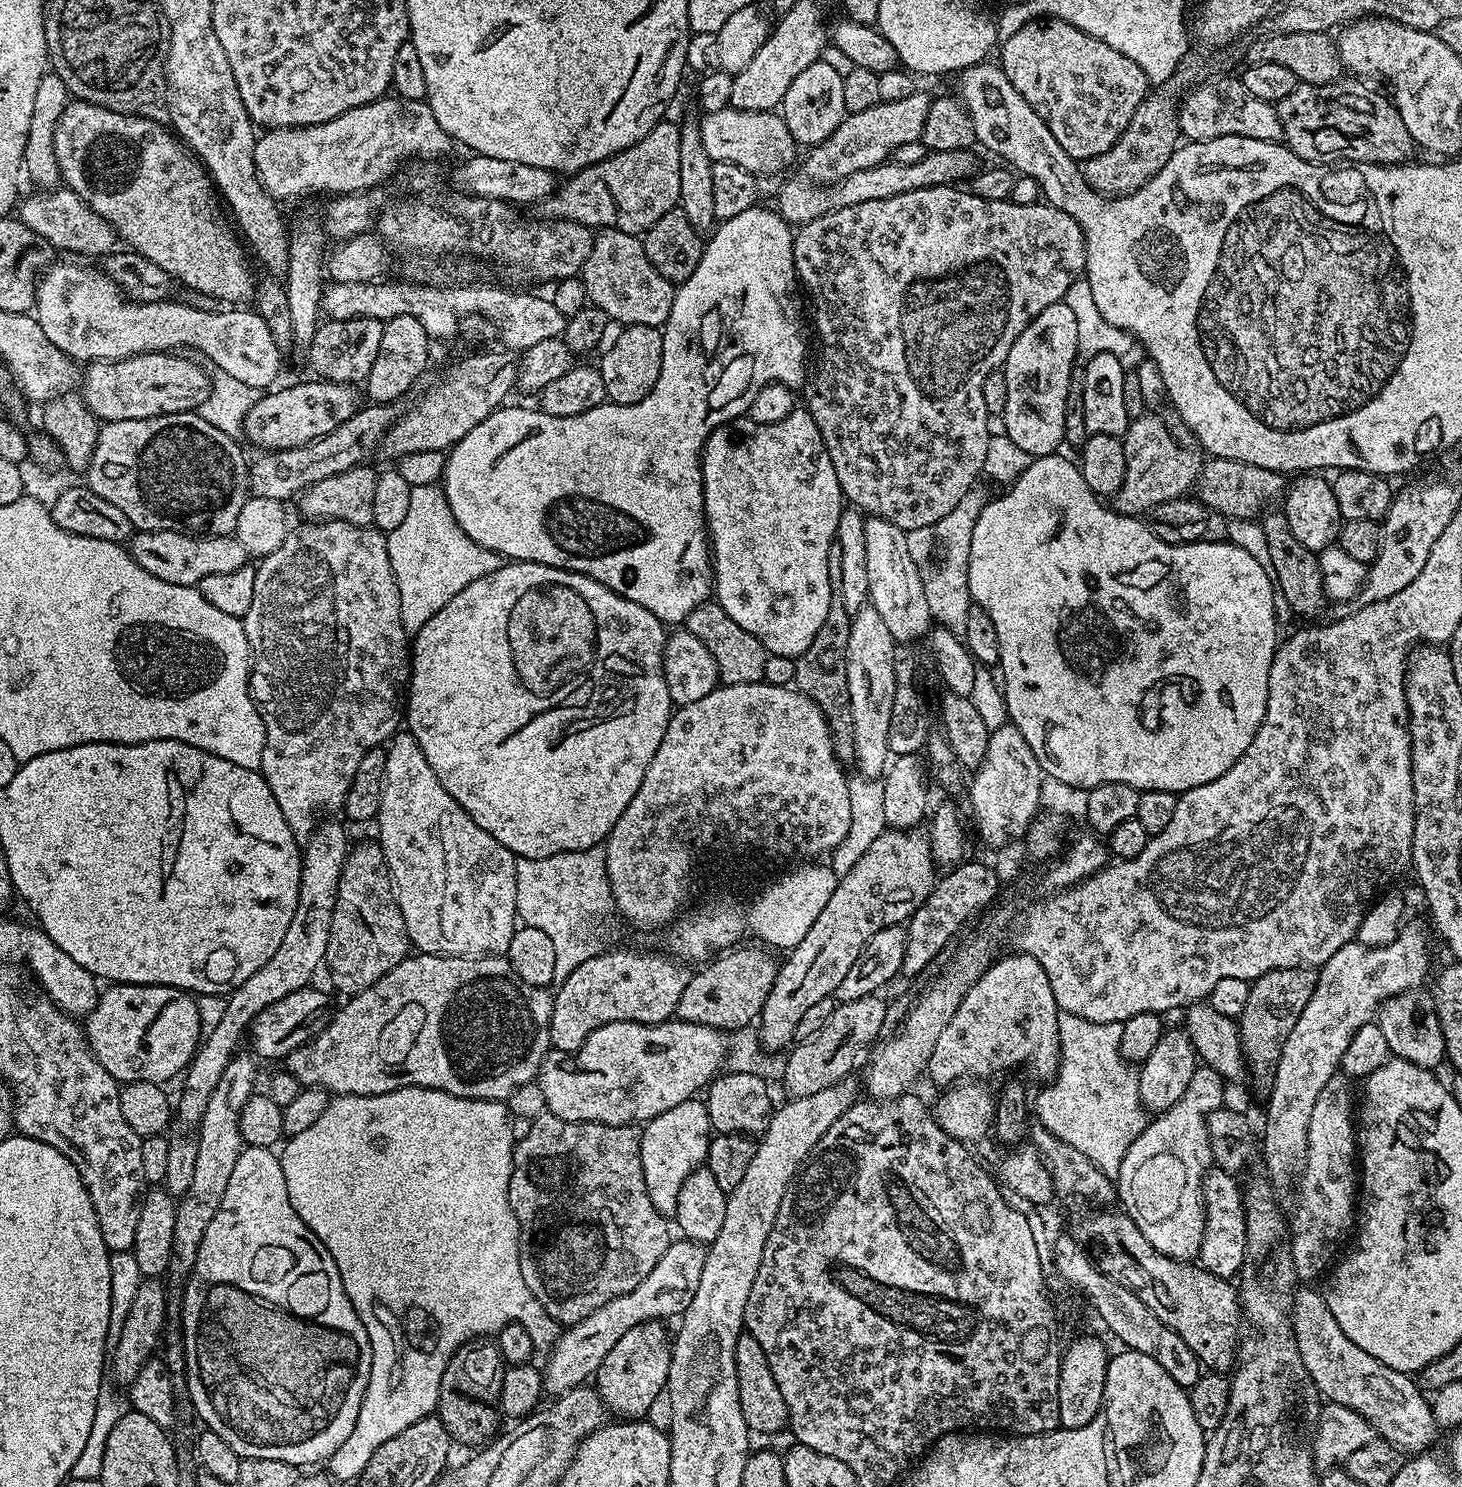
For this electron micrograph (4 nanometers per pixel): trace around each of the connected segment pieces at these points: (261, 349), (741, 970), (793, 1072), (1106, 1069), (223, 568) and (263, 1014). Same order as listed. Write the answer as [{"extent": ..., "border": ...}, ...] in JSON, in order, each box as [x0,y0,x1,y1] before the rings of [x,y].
[{"extent":[34,264,282,390],"border":[[[56,264],[48,273],[41,275],[36,282],[34,315],[42,326],[46,338],[58,346],[67,356],[77,362],[93,360],[125,360],[147,352],[167,352],[184,348],[197,348],[208,360],[217,364],[221,372],[246,382],[261,390],[273,387],[275,375],[282,369],[280,356],[282,349],[274,344],[273,335],[266,322],[255,310],[228,310],[232,312],[203,312],[188,304],[175,304],[172,298],[160,301],[138,302],[122,294],[119,284],[113,277],[80,264]]]},{"extent":[675,947,778,1030],"border":[[[733,947],[705,963],[701,972],[693,971],[690,982],[686,982],[686,990],[682,990],[682,998],[678,998],[675,1019],[721,1030],[735,1030],[749,1027],[759,1017],[774,986],[778,960],[763,947],[744,947]]]},{"extent":[782,994,889,1097],"border":[[[877,994],[854,998],[854,1002],[837,1003],[834,1014],[830,1014],[830,1022],[826,1022],[826,1026],[822,1026],[818,1034],[799,1041],[787,1053],[782,1085],[784,1084],[789,1097],[818,1094],[818,1090],[837,1087],[843,1081],[840,1080],[843,1076],[848,1076],[855,1070],[856,1063],[860,1059],[863,1061],[869,1049],[877,1043],[876,1035],[884,1032],[889,1001],[882,997],[883,995]]]},{"extent":[1034,1012,1148,1178],"border":[[[1061,1012],[1058,1017],[1060,1069],[1051,1083],[1041,1087],[1044,1089],[1034,1096],[1035,1115],[1045,1124],[1046,1130],[1062,1142],[1074,1146],[1079,1153],[1086,1154],[1102,1174],[1111,1178],[1118,1176],[1119,1167],[1122,1166],[1130,1144],[1142,1134],[1148,1123],[1140,1102],[1140,1073],[1120,1052],[1122,1032],[1123,1024],[1099,1024],[1069,1012]]]},{"extent":[127,530,250,588],"border":[[[158,530],[157,532],[137,531],[127,541],[128,553],[154,578],[162,578],[162,582],[170,582],[178,586],[191,588],[199,585],[202,578],[210,578],[210,574],[230,574],[230,570],[238,570],[249,563],[250,557],[246,546],[238,542],[235,534],[230,536],[187,536],[174,530]]]},{"extent":[250,987,334,1061],"border":[[[316,987],[294,990],[294,994],[286,994],[286,998],[266,1006],[266,1010],[262,1010],[252,1019],[250,1037],[252,1036],[253,1050],[251,1051],[261,1061],[262,1059],[283,1061],[285,1056],[298,1050],[298,1046],[310,1042],[332,1020],[334,1003],[332,1004],[331,998],[322,989]]]}]

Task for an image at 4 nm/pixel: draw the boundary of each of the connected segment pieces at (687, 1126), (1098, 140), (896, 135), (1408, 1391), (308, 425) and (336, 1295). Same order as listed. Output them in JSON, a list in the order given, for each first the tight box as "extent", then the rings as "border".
[{"extent":[640,1098,713,1217],"border":[[[700,1098],[688,1099],[643,1125],[640,1134],[642,1174],[646,1178],[650,1202],[654,1202],[654,1206],[663,1216],[674,1217],[679,1188],[696,1168],[707,1161],[708,1141],[713,1132],[708,1117],[708,1105]]]},{"extent":[998,18,1150,162],"border":[[[1041,18],[1022,26],[1018,34],[1010,34],[1008,40],[1003,41],[998,48],[998,63],[1005,69],[1014,82],[1014,90],[1034,106],[1038,118],[1046,122],[1048,135],[1054,141],[1055,147],[1061,148],[1070,158],[1083,162],[1110,150],[1114,142],[1130,126],[1130,118],[1134,118],[1134,110],[1148,95],[1150,81],[1148,75],[1134,62],[1134,58],[1126,58],[1124,52],[1114,50],[1114,46],[1106,46],[1098,38],[1078,30],[1065,20],[1055,18]]]},{"extent":[803,90,929,184],"border":[[[917,90],[910,98],[902,98],[902,102],[881,102],[862,113],[845,115],[830,138],[807,149],[803,175],[818,184],[834,184],[858,170],[885,163],[904,144],[919,141],[922,126],[926,126],[929,103],[929,97]]]},{"extent":[1292,1290,1440,1454],"border":[[[1301,1290],[1293,1295],[1292,1333],[1321,1397],[1362,1414],[1381,1439],[1390,1441],[1401,1451],[1408,1450],[1410,1454],[1429,1451],[1440,1434],[1440,1427],[1433,1416],[1431,1401],[1419,1383],[1409,1373],[1378,1362],[1350,1341],[1326,1306],[1323,1293]]]},{"extent":[243,378,357,450],"border":[[[319,378],[305,379],[289,389],[267,391],[254,403],[245,415],[243,431],[249,432],[264,450],[297,448],[311,440],[320,440],[334,426],[342,426],[357,410],[357,389],[350,384],[336,384],[332,380]]]},{"extent":[182,1146,370,1466],"border":[[[245,1146],[238,1154],[238,1163],[230,1173],[230,1186],[226,1186],[226,1194],[222,1194],[222,1206],[218,1206],[218,1214],[210,1218],[206,1234],[202,1234],[198,1258],[182,1293],[182,1327],[188,1397],[192,1399],[195,1415],[201,1416],[208,1423],[205,1424],[207,1431],[218,1434],[218,1438],[227,1442],[241,1458],[278,1458],[278,1462],[290,1462],[297,1466],[316,1464],[319,1460],[320,1463],[327,1461],[328,1457],[334,1454],[334,1450],[338,1450],[338,1446],[346,1442],[346,1438],[350,1438],[350,1430],[354,1430],[358,1422],[358,1410],[362,1406],[362,1398],[370,1382],[370,1338],[350,1298],[346,1298],[346,1290],[342,1286],[338,1266],[334,1266],[334,1258],[330,1258],[330,1250],[322,1246],[322,1242],[308,1229],[306,1222],[298,1218],[294,1206],[290,1206],[286,1177],[279,1155],[273,1149]]]}]

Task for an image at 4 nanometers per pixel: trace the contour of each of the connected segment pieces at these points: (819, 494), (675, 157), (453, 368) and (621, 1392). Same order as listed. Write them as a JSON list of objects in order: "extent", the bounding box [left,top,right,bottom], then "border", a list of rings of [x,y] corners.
[{"extent":[700,410,846,658],"border":[[[793,410],[782,422],[773,424],[755,424],[753,420],[741,418],[732,420],[720,428],[714,429],[704,447],[704,455],[700,458],[702,482],[704,483],[704,522],[708,525],[708,538],[714,569],[714,600],[758,642],[762,642],[765,652],[776,656],[792,656],[799,658],[814,642],[814,634],[822,630],[822,622],[826,622],[826,614],[832,601],[832,583],[828,559],[834,550],[838,518],[846,507],[844,493],[840,490],[838,474],[834,474],[834,462],[830,462],[830,454],[826,450],[826,442],[822,442],[822,434],[814,422],[814,418],[806,410]]]},{"extent":[542,118,681,234],"border":[[[665,118],[634,146],[597,164],[571,173],[551,196],[542,201],[543,215],[553,220],[572,220],[593,230],[613,228],[619,232],[643,234],[662,214],[679,205],[681,169],[679,123]]]},{"extent":[379,350,517,462],"border":[[[495,350],[496,352],[476,352],[466,356],[457,364],[452,364],[444,372],[444,377],[409,410],[408,413],[397,415],[388,428],[388,432],[380,442],[379,455],[389,456],[392,462],[399,462],[406,454],[416,454],[418,450],[434,450],[447,453],[454,447],[478,422],[482,422],[491,412],[496,411],[505,403],[516,383],[517,353],[511,350]]]},{"extent":[594,1320,672,1418],"border":[[[658,1320],[634,1326],[634,1330],[626,1330],[626,1334],[614,1342],[614,1350],[602,1358],[602,1366],[598,1366],[594,1377],[594,1387],[609,1413],[617,1412],[620,1418],[644,1418],[649,1415],[647,1412],[652,1403],[659,1396],[661,1399],[668,1386],[672,1357],[670,1332],[664,1327]]]}]

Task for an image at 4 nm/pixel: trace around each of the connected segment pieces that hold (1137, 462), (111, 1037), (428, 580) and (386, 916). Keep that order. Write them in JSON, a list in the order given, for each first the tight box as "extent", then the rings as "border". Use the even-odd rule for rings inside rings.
[{"extent":[1114,410,1206,517],"border":[[[1175,410],[1145,411],[1129,423],[1122,439],[1126,450],[1126,478],[1114,497],[1117,512],[1143,517],[1162,502],[1180,500],[1187,493],[1184,491],[1187,488],[1189,491],[1199,480],[1206,453]]]},{"extent":[82,984,202,1085],"border":[[[112,984],[111,986],[99,993],[96,1008],[93,1012],[88,1013],[83,1021],[82,1027],[85,1037],[88,1041],[88,1046],[92,1053],[96,1055],[96,1060],[110,1073],[111,1076],[118,1082],[127,1082],[130,1080],[145,1080],[146,1082],[154,1082],[155,1084],[163,1085],[164,1080],[172,1080],[181,1075],[192,1062],[192,1057],[195,1056],[197,1048],[202,1043],[202,1028],[200,1032],[200,1008],[196,1005],[197,997],[191,992],[184,991],[183,988],[171,988],[169,984]]]},{"extent":[387,484,506,638],"border":[[[431,484],[430,486],[414,486],[410,490],[410,507],[407,508],[406,518],[392,532],[387,533],[388,553],[390,554],[390,570],[394,570],[394,582],[398,582],[398,598],[402,602],[402,626],[410,638],[454,598],[454,594],[462,594],[470,582],[478,582],[486,574],[494,574],[506,563],[505,557],[499,556],[496,552],[486,550],[474,542],[458,526],[454,514],[450,510],[448,500],[444,496],[443,487]]]},{"extent":[324,843,410,997],"border":[[[379,843],[356,844],[348,849],[348,857],[342,866],[342,878],[338,882],[338,898],[334,906],[334,922],[330,926],[330,942],[326,942],[324,964],[332,975],[332,984],[341,992],[341,997],[357,996],[362,990],[374,986],[378,978],[390,974],[398,962],[410,954],[410,941],[402,910],[396,901],[396,890],[392,887],[392,875]]]}]

